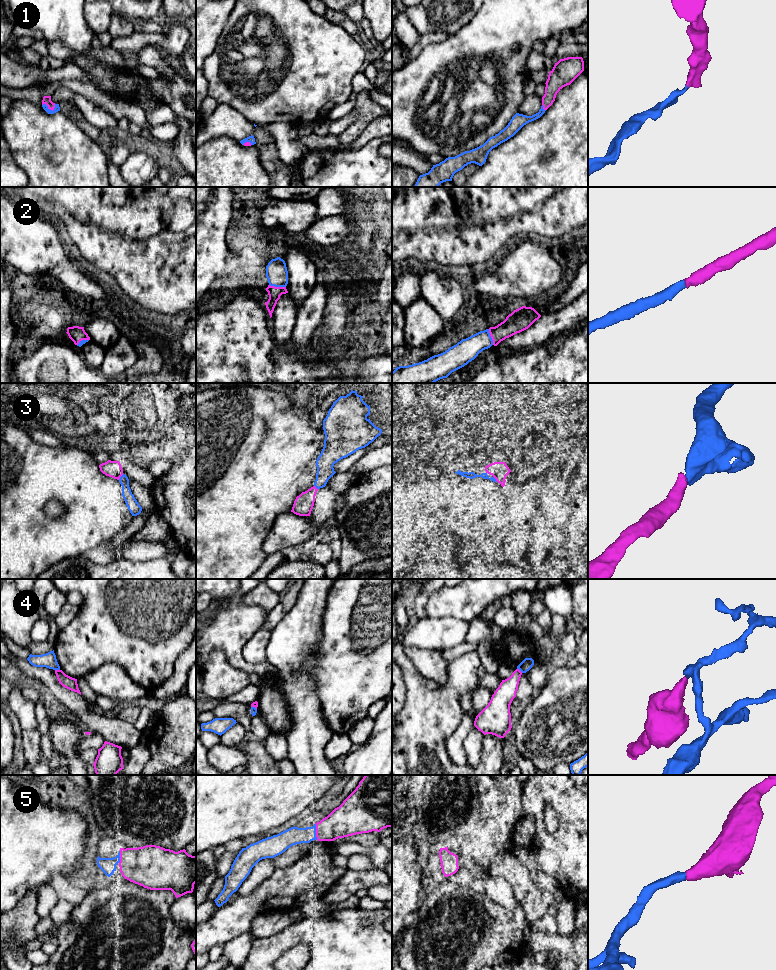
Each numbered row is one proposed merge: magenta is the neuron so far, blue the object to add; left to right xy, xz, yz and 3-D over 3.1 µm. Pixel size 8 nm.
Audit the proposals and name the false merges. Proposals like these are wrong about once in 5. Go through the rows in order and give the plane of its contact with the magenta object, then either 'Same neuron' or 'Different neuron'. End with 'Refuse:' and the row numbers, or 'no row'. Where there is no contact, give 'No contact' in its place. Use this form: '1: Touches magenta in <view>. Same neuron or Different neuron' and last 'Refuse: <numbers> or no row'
1: Touches magenta in xy. Same neuron
2: Touches magenta in xz. Same neuron
3: Touches magenta in xy. Same neuron
4: Touches magenta in yz. Different neuron
5: Touches magenta in xz. Same neuron
Refuse: 4

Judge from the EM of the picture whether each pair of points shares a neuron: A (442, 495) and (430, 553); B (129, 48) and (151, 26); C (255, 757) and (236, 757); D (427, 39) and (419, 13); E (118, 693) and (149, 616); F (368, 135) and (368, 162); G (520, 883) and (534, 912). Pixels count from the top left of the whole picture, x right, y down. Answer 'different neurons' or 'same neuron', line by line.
A: different neurons
B: different neurons
C: different neurons
D: different neurons
E: different neurons
F: different neurons
G: same neuron

